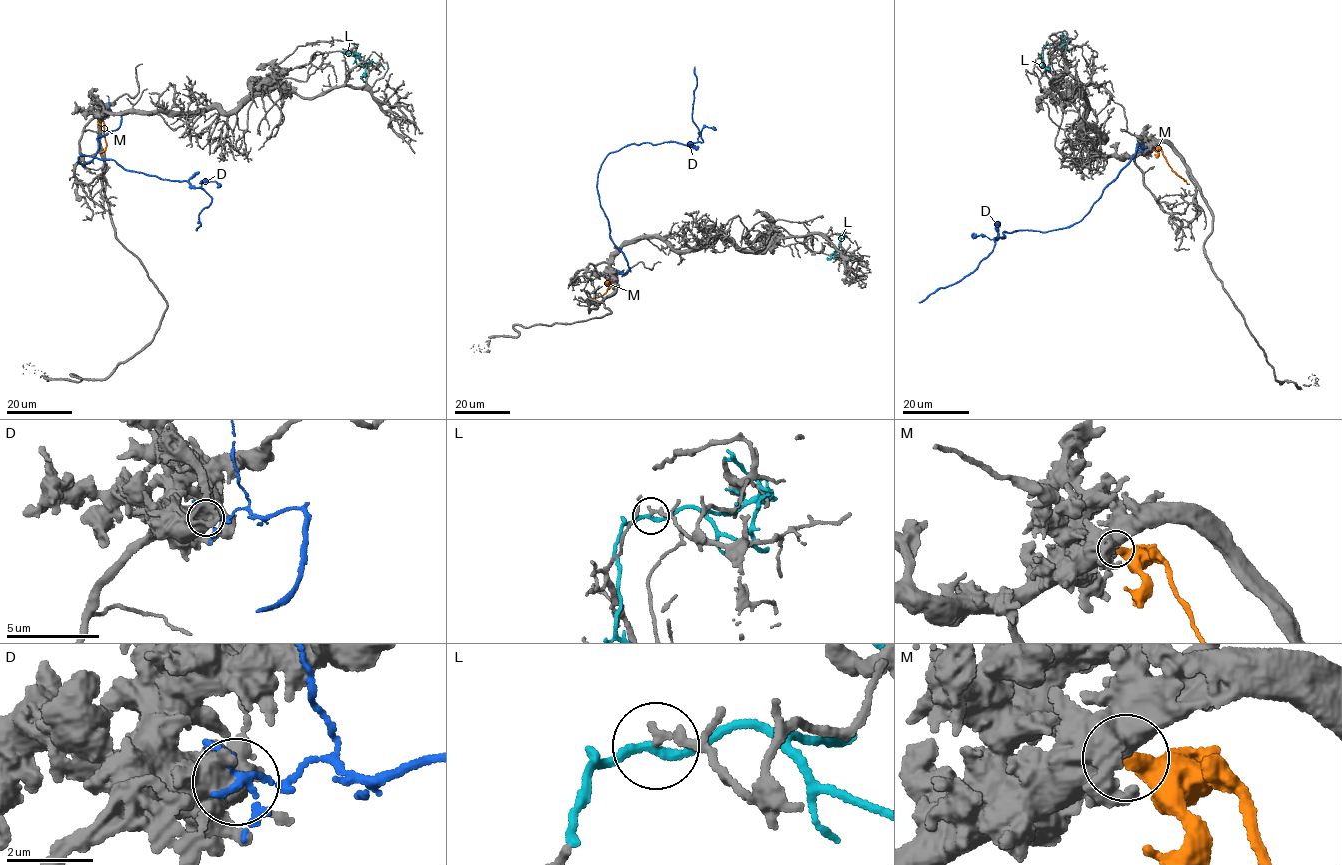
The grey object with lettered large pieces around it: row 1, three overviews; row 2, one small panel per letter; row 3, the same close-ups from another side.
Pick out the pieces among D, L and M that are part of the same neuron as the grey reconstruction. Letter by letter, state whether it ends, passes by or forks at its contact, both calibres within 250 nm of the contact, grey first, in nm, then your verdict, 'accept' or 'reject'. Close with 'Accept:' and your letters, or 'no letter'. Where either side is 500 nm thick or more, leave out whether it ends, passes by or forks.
D: 550 nm thick on the grey side, 120 nm on the other; reject
L: it passes by; 200 nm thick on the grey side, 200 nm on the other; reject
M: 650 nm thick on the grey side, 400 nm on the other; accept
Accept: M

